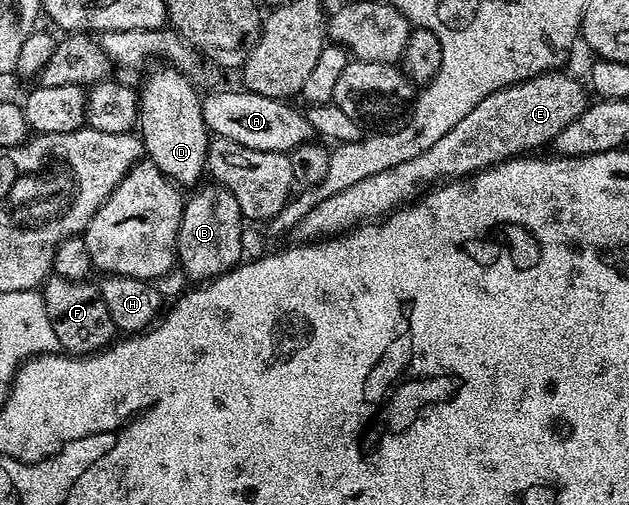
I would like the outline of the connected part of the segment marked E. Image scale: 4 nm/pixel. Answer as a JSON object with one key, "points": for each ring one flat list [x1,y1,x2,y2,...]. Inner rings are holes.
{"points":[[562,70,545,72,488,94,484,102,472,106,472,110,468,110,468,114,464,114,464,118,460,118,460,122,456,122,444,138,439,138,430,149,424,150,424,154,416,154,416,158,400,162,400,166,392,170,372,174,372,178,364,178,356,182,356,186,348,186,348,190,340,190,340,194,332,194,312,206,312,210,300,218,297,239,313,242,349,232,359,224,373,222,389,216,396,208,406,207,415,197,439,182,473,176,493,164,533,153,541,149,538,148,541,144,553,145,556,134,560,134,572,118,580,118,588,103,587,85,564,73]]}

